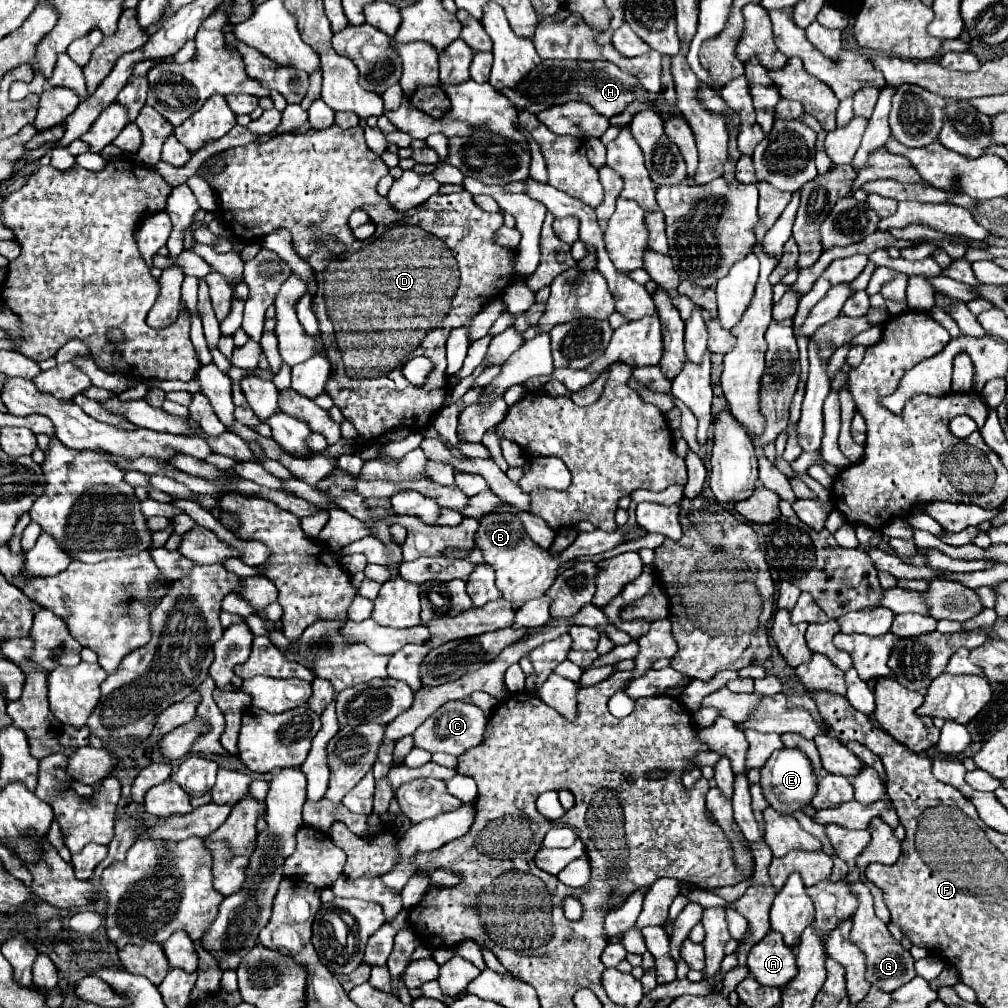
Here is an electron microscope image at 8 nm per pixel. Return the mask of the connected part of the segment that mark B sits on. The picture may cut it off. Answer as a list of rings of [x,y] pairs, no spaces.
[[[498,507],[498,511],[490,511],[490,515],[484,515],[480,521],[480,527],[474,535],[476,547],[482,551],[484,561],[490,563],[496,569],[496,587],[502,593],[502,599],[510,601],[514,609],[522,607],[522,603],[542,597],[554,583],[558,569],[568,563],[570,559],[582,557],[582,555],[598,555],[604,553],[612,547],[616,547],[618,543],[622,543],[622,533],[620,531],[602,531],[602,529],[594,529],[590,533],[578,533],[578,537],[574,539],[572,545],[568,545],[564,551],[560,551],[558,555],[552,555],[548,549],[542,549],[540,545],[536,545],[528,533],[524,531],[522,521],[516,517],[514,507]]]

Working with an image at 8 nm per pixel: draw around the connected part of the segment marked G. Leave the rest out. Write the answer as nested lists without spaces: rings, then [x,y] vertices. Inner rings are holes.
[[[852,881],[850,887],[854,887],[854,895],[858,895],[858,909],[852,915],[852,931],[850,931],[850,941],[860,947],[860,951],[866,955],[866,979],[870,985],[882,989],[882,991],[894,991],[900,985],[908,983],[910,979],[916,977],[914,971],[914,959],[910,951],[906,951],[888,931],[886,923],[882,923],[874,915],[874,905],[872,905],[872,895],[870,889],[862,881]]]

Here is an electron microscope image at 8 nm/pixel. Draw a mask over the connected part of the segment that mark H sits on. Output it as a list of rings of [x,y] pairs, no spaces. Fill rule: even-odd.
[[[542,61],[534,71],[530,71],[530,75],[520,81],[518,89],[504,89],[502,95],[506,95],[518,111],[528,109],[530,113],[540,113],[552,105],[560,105],[566,101],[584,101],[588,105],[592,105],[600,115],[604,117],[614,117],[618,113],[622,113],[632,101],[636,101],[638,97],[634,95],[634,87],[640,87],[638,77],[624,73],[622,69],[618,69],[614,63],[606,63],[606,61]]]

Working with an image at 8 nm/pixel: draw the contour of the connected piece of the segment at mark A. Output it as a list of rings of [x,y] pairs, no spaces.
[[[768,931],[766,939],[750,951],[746,965],[760,985],[784,987],[796,975],[796,957],[790,947],[784,945],[782,935]]]

